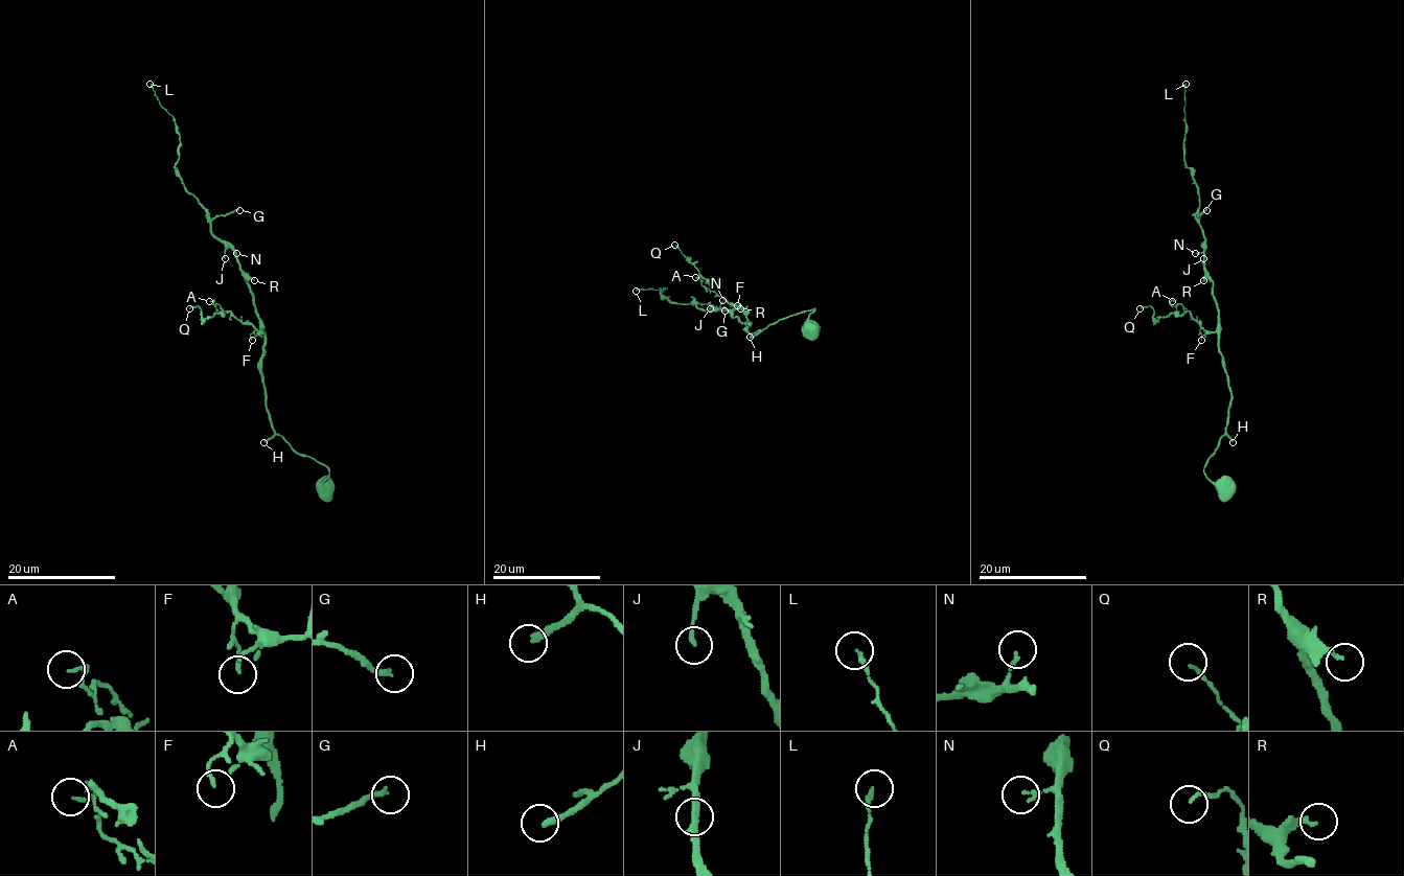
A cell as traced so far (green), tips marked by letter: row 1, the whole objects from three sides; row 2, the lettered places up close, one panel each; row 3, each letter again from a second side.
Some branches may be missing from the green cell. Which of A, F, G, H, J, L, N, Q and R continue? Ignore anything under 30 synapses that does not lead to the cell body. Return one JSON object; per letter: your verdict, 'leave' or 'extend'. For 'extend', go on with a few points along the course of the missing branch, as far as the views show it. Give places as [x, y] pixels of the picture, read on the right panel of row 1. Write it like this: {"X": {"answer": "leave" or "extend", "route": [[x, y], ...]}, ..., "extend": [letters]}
{"A": {"answer": "leave"}, "F": {"answer": "leave"}, "G": {"answer": "leave"}, "H": {"answer": "extend"}, "J": {"answer": "leave"}, "L": {"answer": "leave"}, "N": {"answer": "leave"}, "Q": {"answer": "leave"}, "R": {"answer": "leave"}, "extend": ["H"]}

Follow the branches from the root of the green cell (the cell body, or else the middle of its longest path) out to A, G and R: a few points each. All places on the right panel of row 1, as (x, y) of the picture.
A: (1225, 485), (1213, 483), (1203, 470), (1225, 433), (1230, 401), (1219, 335), (1188, 312), (1179, 315), (1172, 301)
G: (1225, 485), (1203, 470), (1225, 433), (1230, 401), (1203, 264), (1199, 215), (1206, 210)
R: (1225, 485), (1213, 483), (1203, 470), (1225, 433), (1230, 401), (1219, 347), (1213, 285), (1207, 278), (1203, 280)

